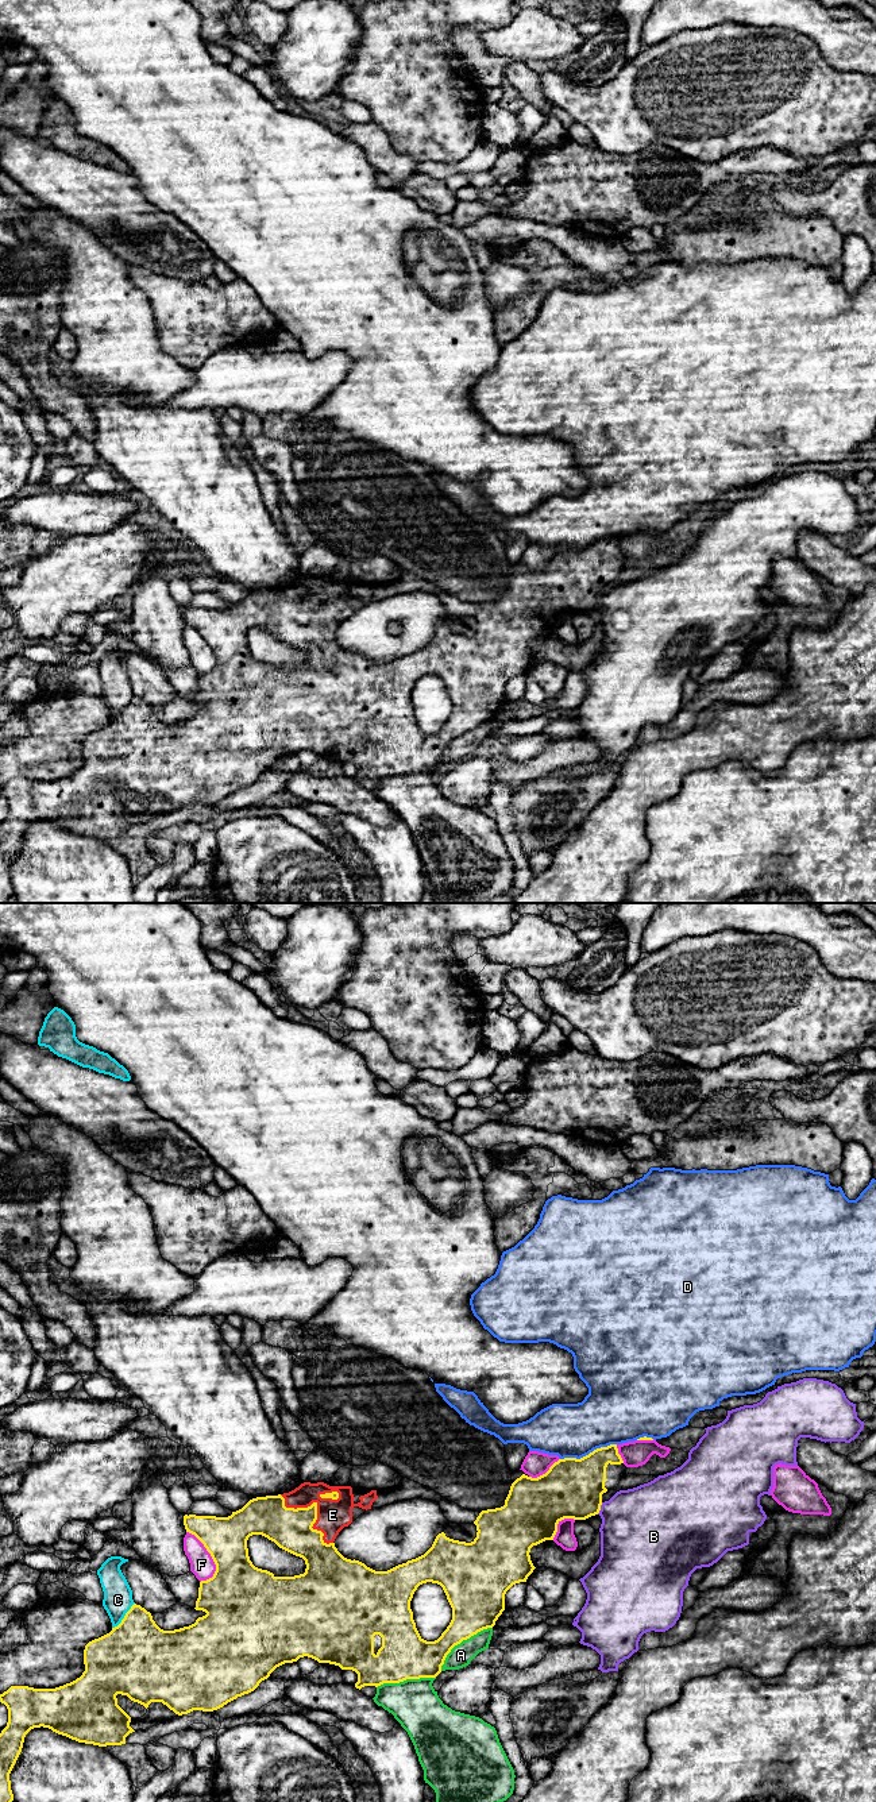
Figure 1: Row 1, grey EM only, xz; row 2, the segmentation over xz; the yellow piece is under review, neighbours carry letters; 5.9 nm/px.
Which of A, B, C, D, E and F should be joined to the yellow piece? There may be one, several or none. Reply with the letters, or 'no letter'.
E

